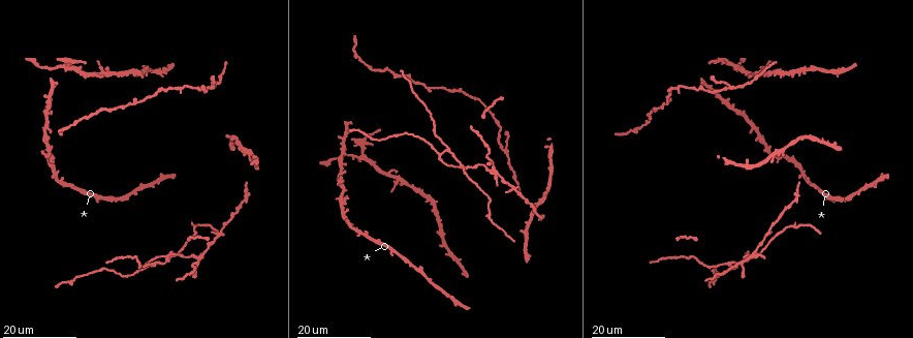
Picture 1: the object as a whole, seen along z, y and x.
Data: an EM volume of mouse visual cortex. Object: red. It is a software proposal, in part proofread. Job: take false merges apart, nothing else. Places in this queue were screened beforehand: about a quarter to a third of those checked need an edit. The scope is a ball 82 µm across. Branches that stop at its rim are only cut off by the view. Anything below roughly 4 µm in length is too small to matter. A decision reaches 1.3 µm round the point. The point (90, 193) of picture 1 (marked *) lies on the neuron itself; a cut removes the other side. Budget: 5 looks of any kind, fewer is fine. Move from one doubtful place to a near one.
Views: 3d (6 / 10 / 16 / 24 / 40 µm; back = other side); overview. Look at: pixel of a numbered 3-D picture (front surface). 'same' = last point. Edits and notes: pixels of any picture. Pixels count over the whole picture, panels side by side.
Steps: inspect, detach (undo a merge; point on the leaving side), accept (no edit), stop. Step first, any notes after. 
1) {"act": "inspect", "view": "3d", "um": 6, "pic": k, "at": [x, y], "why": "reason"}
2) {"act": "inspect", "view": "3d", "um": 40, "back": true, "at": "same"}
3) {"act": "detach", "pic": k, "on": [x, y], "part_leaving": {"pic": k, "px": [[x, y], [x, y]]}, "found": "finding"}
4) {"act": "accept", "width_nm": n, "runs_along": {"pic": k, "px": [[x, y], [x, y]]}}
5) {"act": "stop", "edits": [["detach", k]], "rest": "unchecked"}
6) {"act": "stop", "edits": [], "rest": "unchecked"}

{"act": "inspect", "view": "3d", "um": 16, "pic": 1, "at": [221, 230], "why": "four-way junction"}

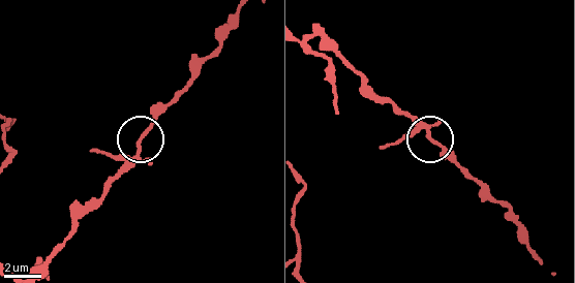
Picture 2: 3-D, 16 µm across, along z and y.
{"act": "inspect", "view": "3d", "um": 10, "pic": 2, "at": [139, 148]}

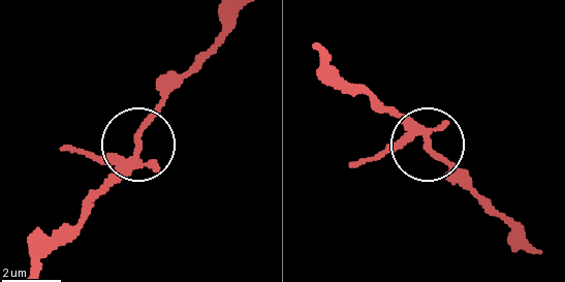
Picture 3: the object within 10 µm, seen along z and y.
{"act": "inspect", "view": "3d", "um": 10, "back": true, "pic": 3, "at": [136, 145], "why": "from behind"}

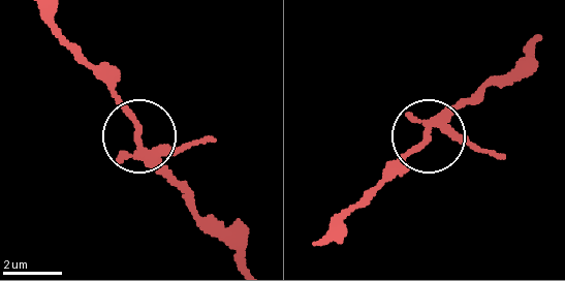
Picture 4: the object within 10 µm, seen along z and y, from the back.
{"act": "accept", "arms": 4, "runs_along": {"pic": 4, "px": [[240, 256], [144, 146], [94, 74]]}, "found": "all the same neuron"}

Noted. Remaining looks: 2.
{"act": "inspect", "view": "3d", "um": 16, "pic": 1, "at": [731, 85]}

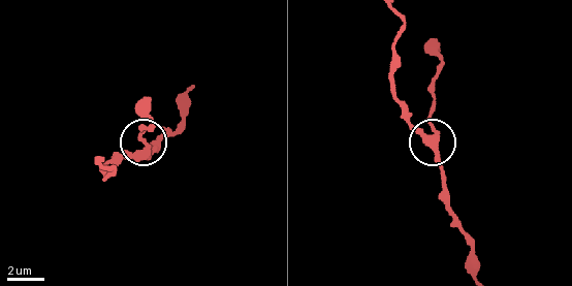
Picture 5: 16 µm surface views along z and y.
{"act": "inspect", "view": "3d", "um": 10, "pic": 5, "at": [147, 151]}

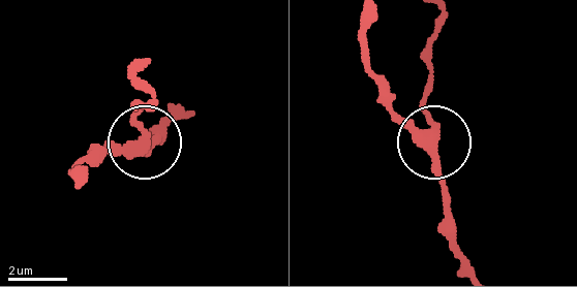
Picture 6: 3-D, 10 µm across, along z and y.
{"act": "accept", "arms": 4, "runs_along": {"pic": 6, "px": [[367, 14], [369, 73], [396, 110], [431, 135], [426, 84]]}, "found": "continuous, no second neuron"}

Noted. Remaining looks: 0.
{"act": "stop", "edits": [], "rest": "unchecked"}

